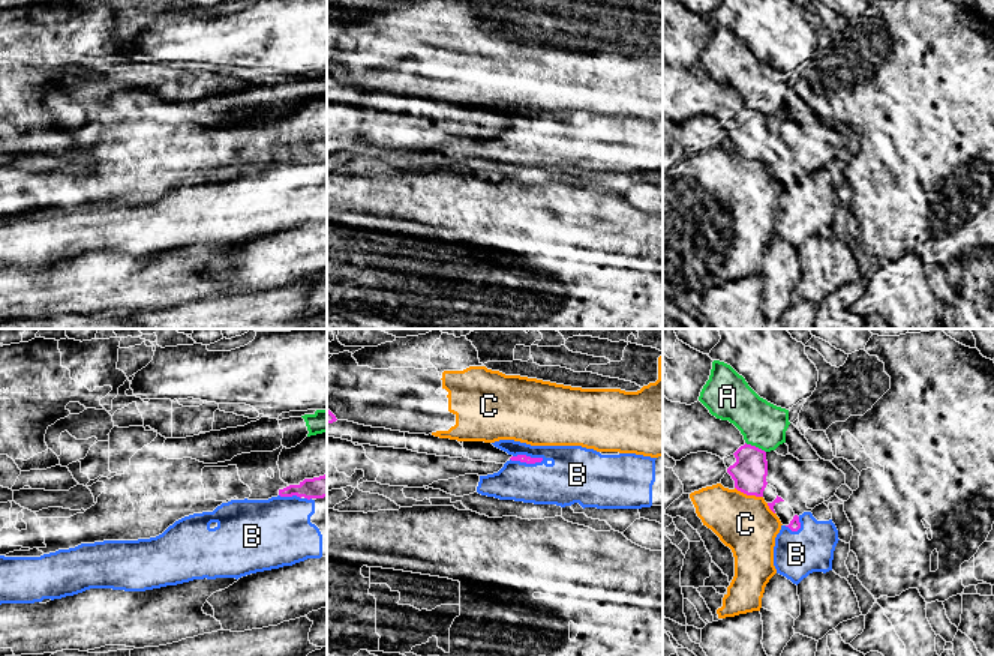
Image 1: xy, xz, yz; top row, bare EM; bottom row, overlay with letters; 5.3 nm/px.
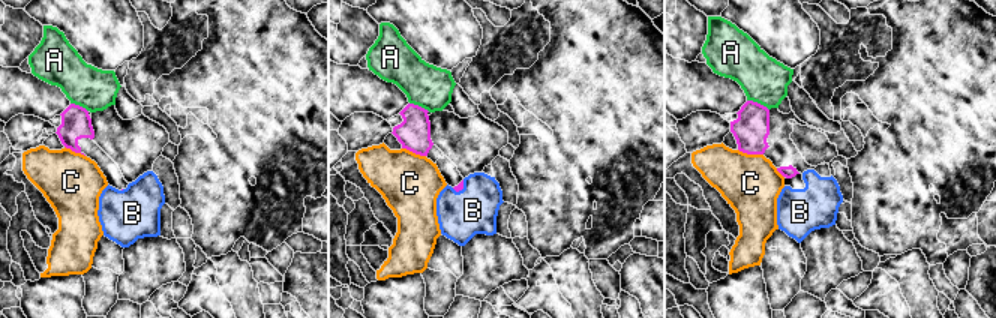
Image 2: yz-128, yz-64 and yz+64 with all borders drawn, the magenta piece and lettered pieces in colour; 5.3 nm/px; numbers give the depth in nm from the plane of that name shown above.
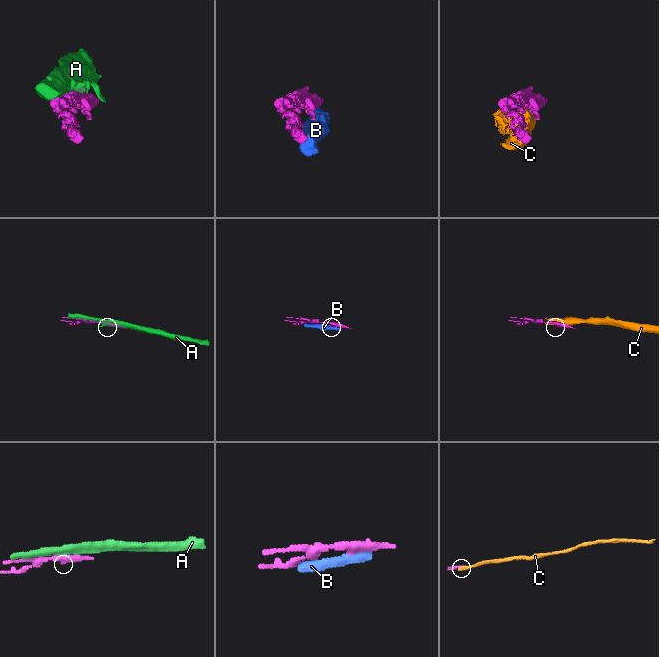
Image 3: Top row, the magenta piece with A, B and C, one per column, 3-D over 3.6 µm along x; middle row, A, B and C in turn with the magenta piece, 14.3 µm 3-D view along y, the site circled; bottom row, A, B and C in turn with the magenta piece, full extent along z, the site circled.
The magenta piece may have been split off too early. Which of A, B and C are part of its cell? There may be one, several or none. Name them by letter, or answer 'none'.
none

